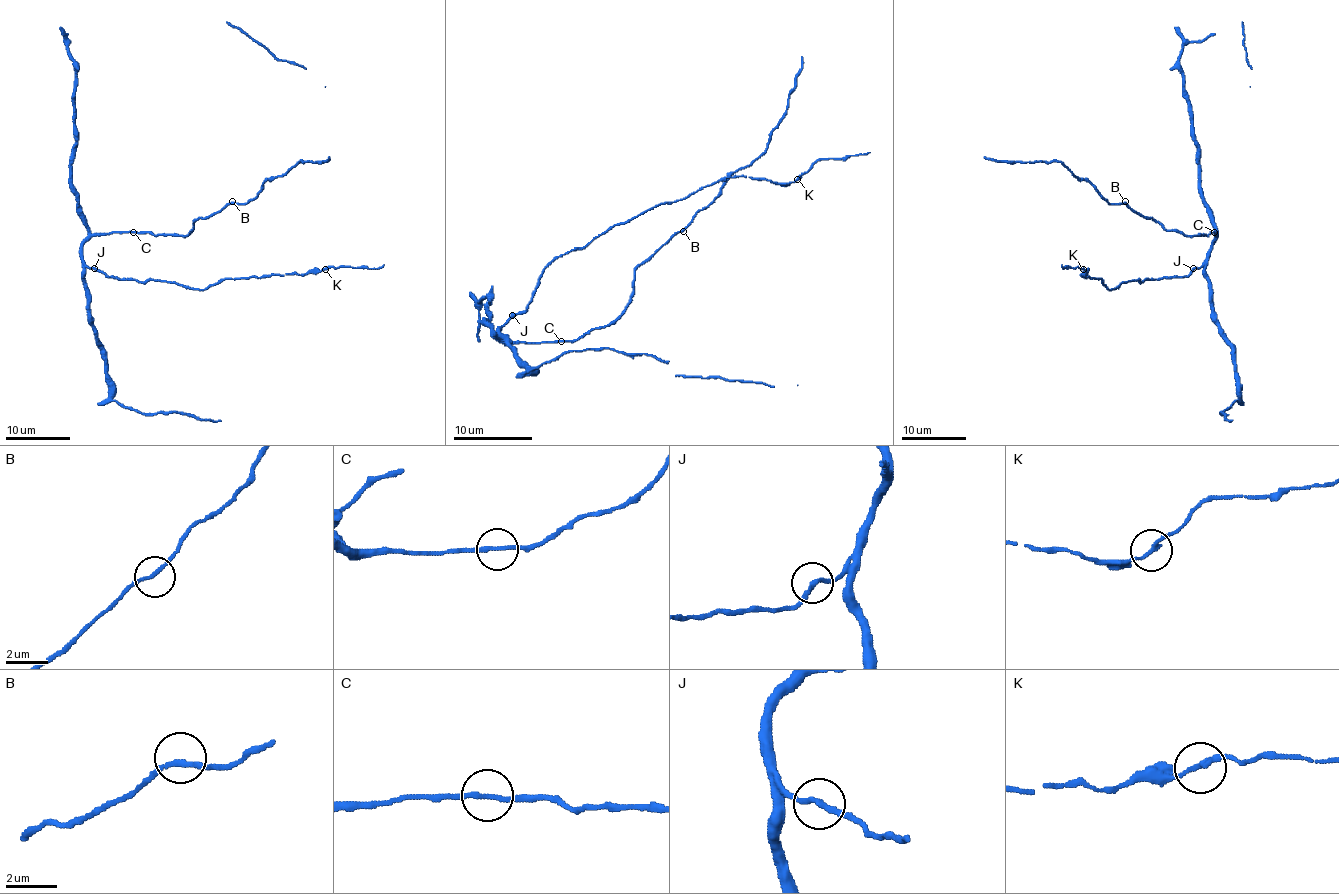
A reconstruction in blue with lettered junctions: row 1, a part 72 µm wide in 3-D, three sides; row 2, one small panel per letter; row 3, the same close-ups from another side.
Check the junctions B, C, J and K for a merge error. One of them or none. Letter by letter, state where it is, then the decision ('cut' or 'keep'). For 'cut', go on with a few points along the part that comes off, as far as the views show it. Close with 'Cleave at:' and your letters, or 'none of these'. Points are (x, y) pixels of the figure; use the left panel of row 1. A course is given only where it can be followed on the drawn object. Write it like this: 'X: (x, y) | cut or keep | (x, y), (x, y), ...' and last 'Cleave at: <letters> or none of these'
B: (232, 201) | keep
C: (133, 232) | keep
J: (94, 268) | keep
K: (325, 269) | keep
Cleave at: none of these

